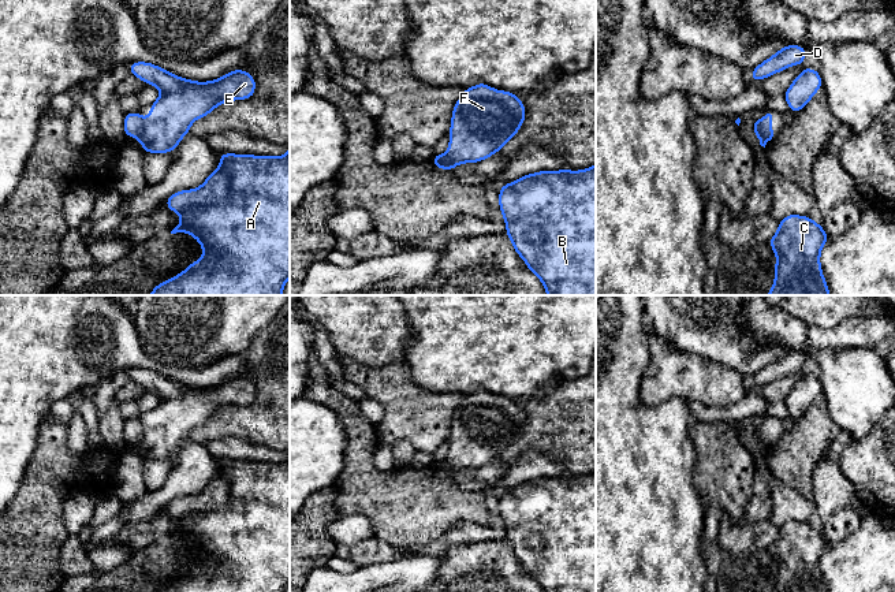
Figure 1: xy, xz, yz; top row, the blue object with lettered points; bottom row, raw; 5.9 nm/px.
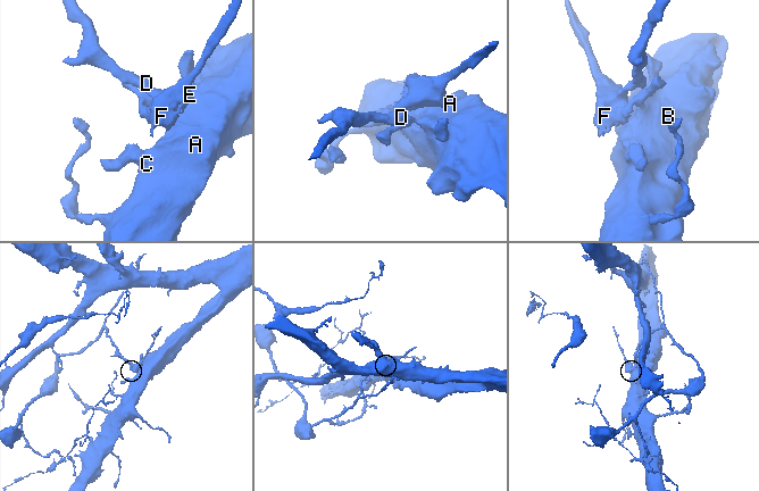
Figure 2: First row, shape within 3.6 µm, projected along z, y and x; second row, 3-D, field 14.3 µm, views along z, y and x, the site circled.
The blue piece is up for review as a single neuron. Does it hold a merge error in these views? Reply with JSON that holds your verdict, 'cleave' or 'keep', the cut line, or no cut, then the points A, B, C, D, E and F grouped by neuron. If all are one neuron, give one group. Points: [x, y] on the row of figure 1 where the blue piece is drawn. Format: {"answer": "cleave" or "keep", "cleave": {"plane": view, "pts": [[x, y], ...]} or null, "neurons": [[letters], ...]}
{"answer": "cleave", "cleave": {"plane": "yz", "pts": [[759, 120], [759, 129], [768, 140]]}, "neurons": [["A", "B", "C"], ["D", "E", "F"]]}

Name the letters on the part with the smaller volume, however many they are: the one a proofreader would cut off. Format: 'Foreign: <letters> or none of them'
Foreign: D, E, F

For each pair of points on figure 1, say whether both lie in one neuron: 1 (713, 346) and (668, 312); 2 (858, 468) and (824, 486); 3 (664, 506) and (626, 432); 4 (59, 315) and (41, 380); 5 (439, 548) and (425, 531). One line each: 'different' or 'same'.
1: same
2: different
3: same
4: same
5: different

